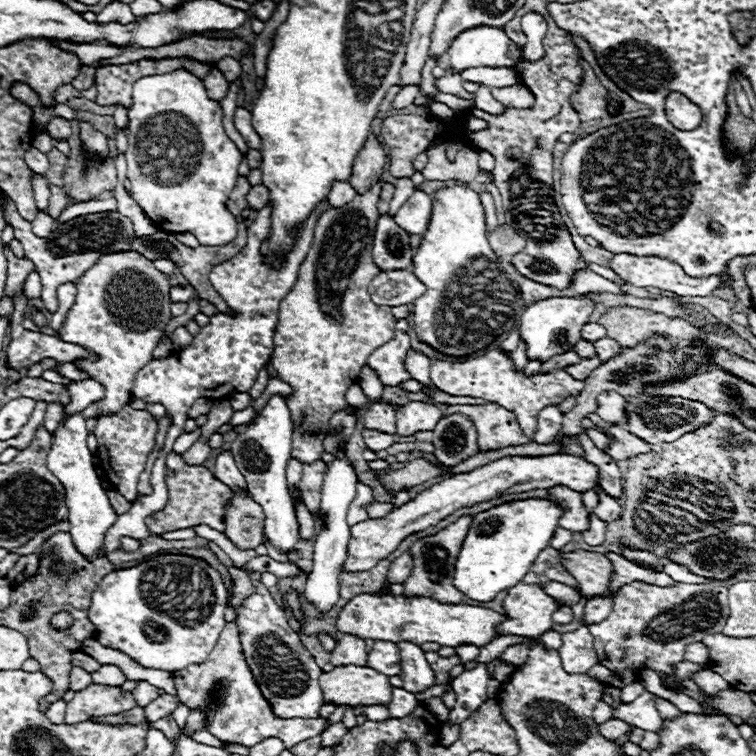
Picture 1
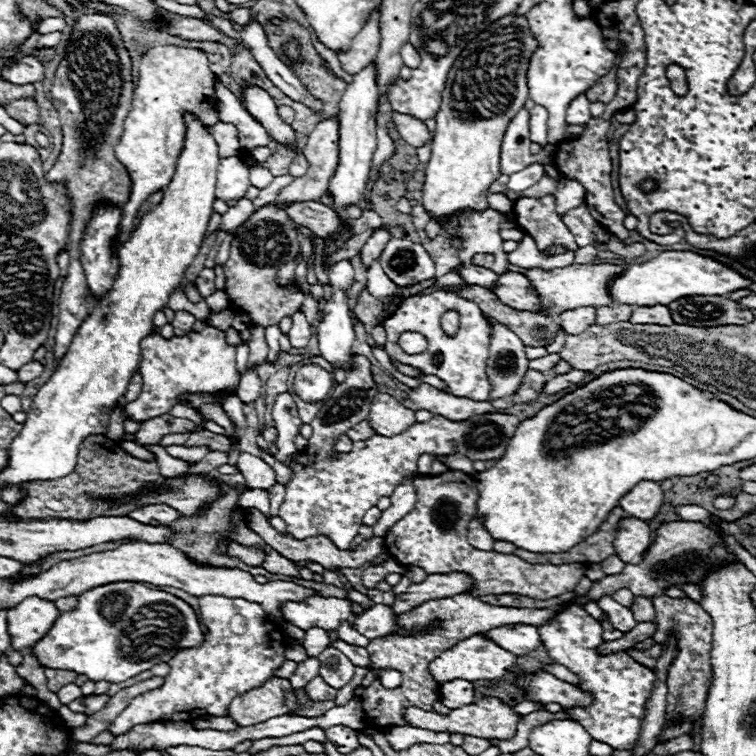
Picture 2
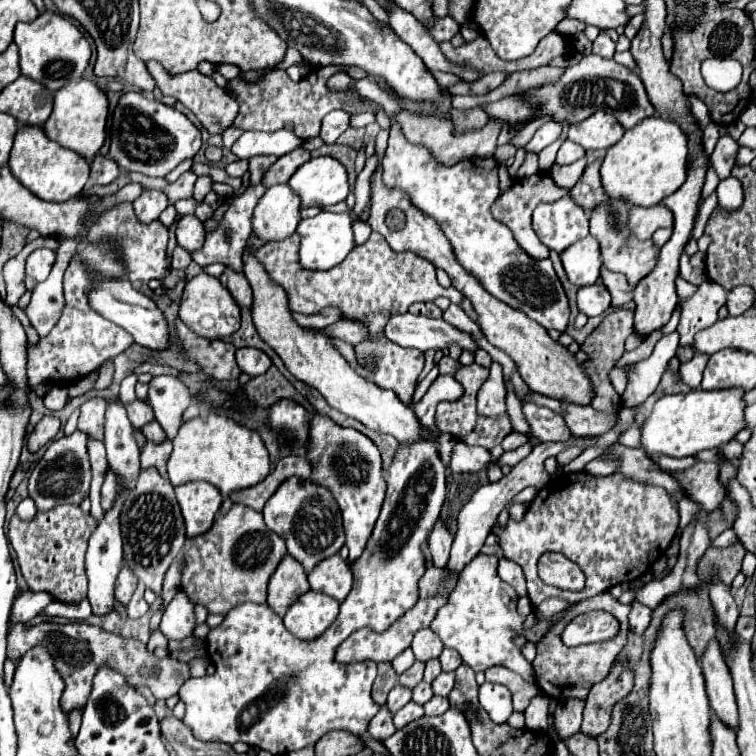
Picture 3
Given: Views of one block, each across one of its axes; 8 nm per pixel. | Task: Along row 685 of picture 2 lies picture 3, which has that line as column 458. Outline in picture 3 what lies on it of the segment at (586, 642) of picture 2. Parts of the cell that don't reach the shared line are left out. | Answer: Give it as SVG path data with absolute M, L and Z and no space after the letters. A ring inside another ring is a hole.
M478 554L460 572L456 588L450 592L444 608L436 612L436 618L432 620L430 628L440 636L442 644L446 648L456 650L462 656L464 664L468 664L474 672L482 672L490 666L502 664L512 672L520 674L526 682L532 682L534 680L532 664L522 656L520 648L516 648L512 636L518 632L524 634L530 642L538 642L542 634L546 634L548 628L562 618L562 613L549 619L538 620L532 628L525 629L522 628L525 618L520 618L516 612L516 600L518 596L514 588L498 576L498 558Z

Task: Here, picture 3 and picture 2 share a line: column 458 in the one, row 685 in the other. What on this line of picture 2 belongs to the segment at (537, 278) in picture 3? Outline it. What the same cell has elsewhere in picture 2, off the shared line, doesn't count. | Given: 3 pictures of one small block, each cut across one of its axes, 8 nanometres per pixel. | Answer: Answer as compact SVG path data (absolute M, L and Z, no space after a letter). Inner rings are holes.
M204 596L200 598L200 622L206 626L204 644L176 652L168 662L170 674L164 678L164 686L136 696L126 712L110 724L112 734L120 736L132 726L152 720L188 722L201 716L228 716L228 706L236 696L274 678L274 670L286 660L286 638L254 602Z

